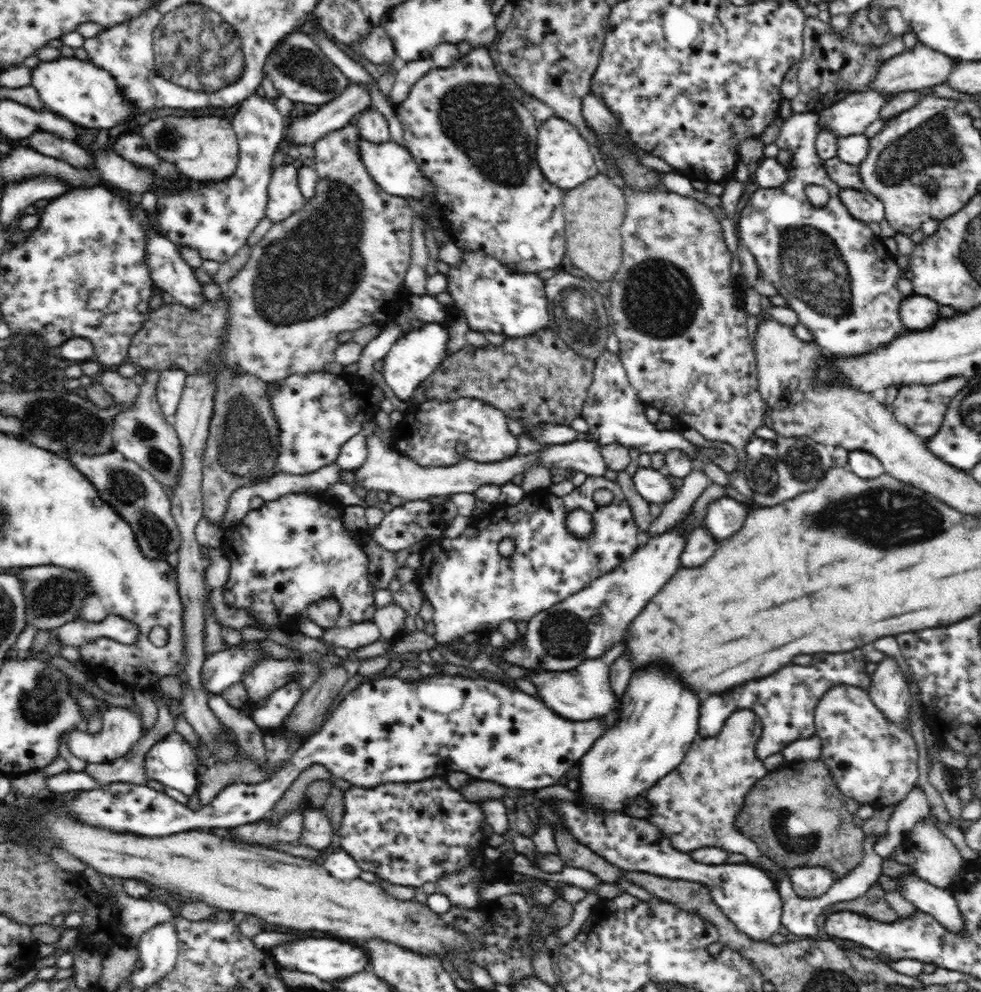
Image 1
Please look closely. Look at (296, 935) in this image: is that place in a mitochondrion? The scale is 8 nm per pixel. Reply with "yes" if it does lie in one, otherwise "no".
no

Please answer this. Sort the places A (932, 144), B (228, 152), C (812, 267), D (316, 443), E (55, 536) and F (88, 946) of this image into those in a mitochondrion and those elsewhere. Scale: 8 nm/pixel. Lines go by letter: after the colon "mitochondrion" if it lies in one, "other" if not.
A: mitochondrion
B: other
C: mitochondrion
D: other
E: other
F: other

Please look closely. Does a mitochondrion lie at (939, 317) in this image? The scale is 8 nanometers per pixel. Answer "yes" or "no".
no

